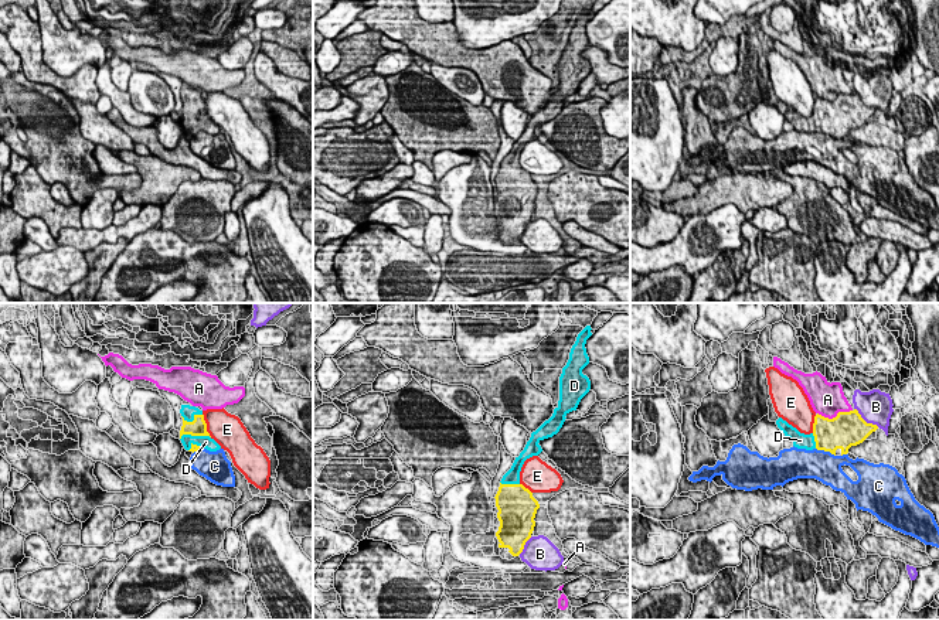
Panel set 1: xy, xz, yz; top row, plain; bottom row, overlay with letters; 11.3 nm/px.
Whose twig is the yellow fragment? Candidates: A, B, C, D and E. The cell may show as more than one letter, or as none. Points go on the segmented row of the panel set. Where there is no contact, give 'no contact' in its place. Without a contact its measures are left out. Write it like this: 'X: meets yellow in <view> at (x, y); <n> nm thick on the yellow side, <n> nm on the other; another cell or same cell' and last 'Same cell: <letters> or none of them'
A: meets yellow in yz at (836, 416); 400 nm thick on the yellow side, 380 nm on the other; another cell
B: meets yellow in yz at (864, 421); 400 nm thick on the yellow side, 380 nm on the other; another cell
C: meets yellow in yz at (826, 450); 360 nm thick on the yellow side, 340 nm on the other; another cell
D: meets yellow in xy at (196, 435); 190 nm thick on the yellow side, 160 nm on the other; same cell
E: meets yellow in xy at (206, 425); 190 nm thick on the yellow side, 360 nm on the other; another cell
Same cell: D

